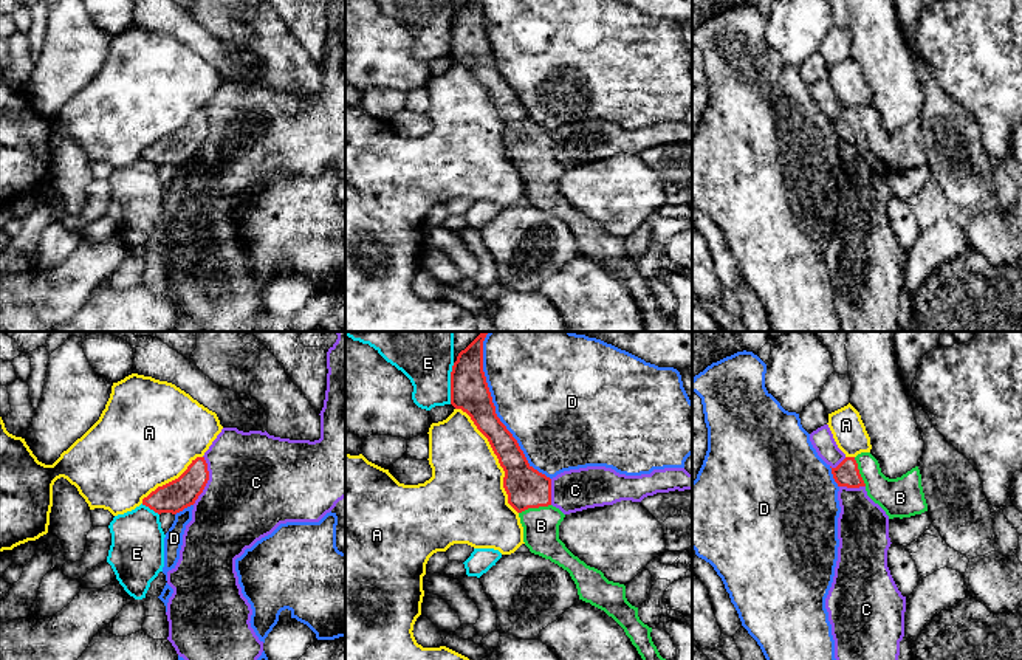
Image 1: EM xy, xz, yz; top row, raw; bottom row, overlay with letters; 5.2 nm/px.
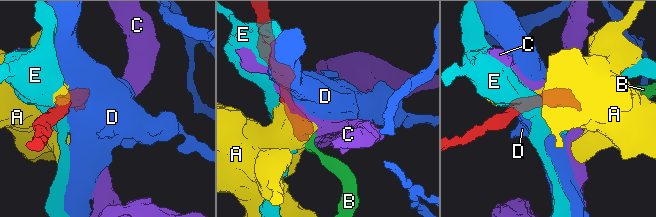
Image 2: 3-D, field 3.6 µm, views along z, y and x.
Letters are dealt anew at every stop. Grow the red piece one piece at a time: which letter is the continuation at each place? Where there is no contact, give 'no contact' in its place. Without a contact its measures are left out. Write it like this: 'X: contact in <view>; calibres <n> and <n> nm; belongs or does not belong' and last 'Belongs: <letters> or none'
A: contact in xz; calibres 200 and 400 nm; does not belong
B: contact in xz; calibres 200 and 190 nm; belongs
C: contact in xy; calibres 160 and 500 nm; does not belong
D: contact in xz; calibres 200 and 480 nm; does not belong
E: contact in xz; calibres 200 and 220 nm; does not belong
Belongs: B

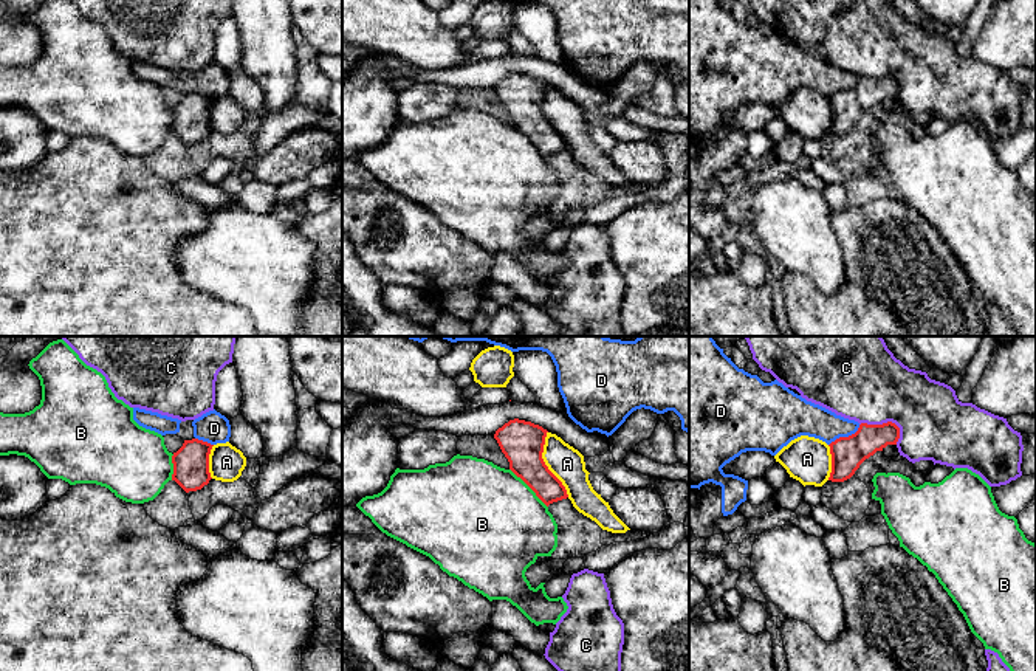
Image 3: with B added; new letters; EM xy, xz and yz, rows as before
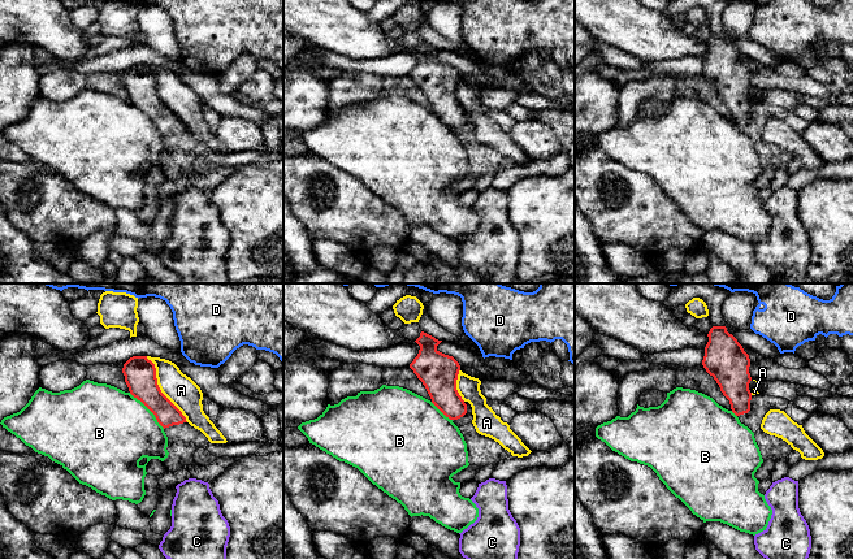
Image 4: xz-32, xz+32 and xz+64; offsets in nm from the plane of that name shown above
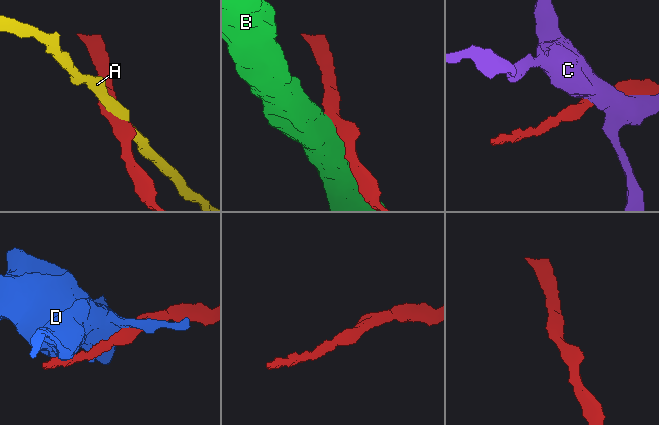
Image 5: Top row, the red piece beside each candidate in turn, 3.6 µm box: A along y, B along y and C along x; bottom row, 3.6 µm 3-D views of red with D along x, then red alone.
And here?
A: contact in xz; calibres 220 and 180 nm; does not belong
B: contact in xz; calibres 220 and 500 nm; does not belong
C: contact in yz; calibres 180 and 400 nm; does not belong
D: contact in yz; calibres 180 and 190 nm; does not belong
Belongs: none

